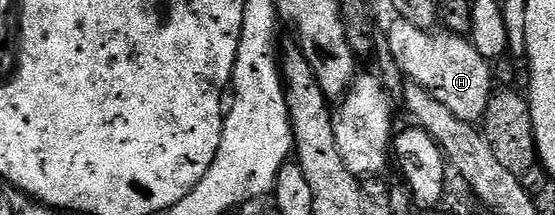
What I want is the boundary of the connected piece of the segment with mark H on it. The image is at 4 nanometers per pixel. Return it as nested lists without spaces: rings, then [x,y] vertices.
[[[395,18],[392,21],[391,29],[387,28],[385,33],[389,40],[392,56],[404,77],[412,84],[420,84],[430,96],[437,98],[437,102],[441,102],[441,106],[445,106],[445,110],[457,114],[457,118],[478,125],[489,106],[489,98],[493,91],[493,85],[491,85],[492,65],[488,60],[481,58],[481,54],[477,54],[477,50],[466,36],[455,36],[446,30],[435,31],[418,28],[408,20]]]

